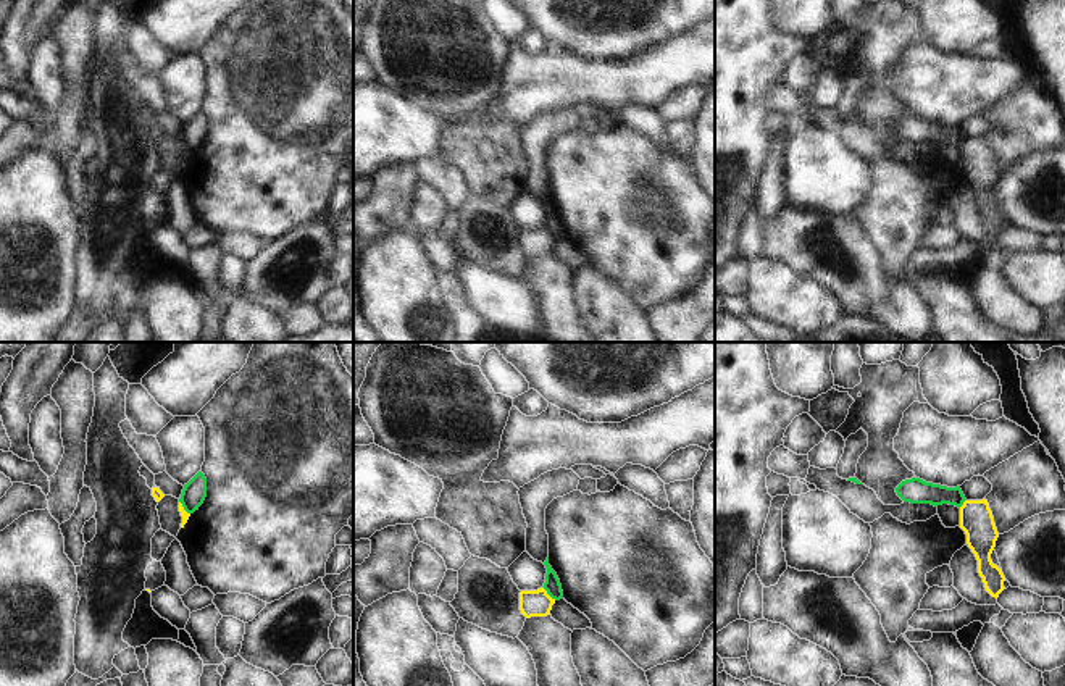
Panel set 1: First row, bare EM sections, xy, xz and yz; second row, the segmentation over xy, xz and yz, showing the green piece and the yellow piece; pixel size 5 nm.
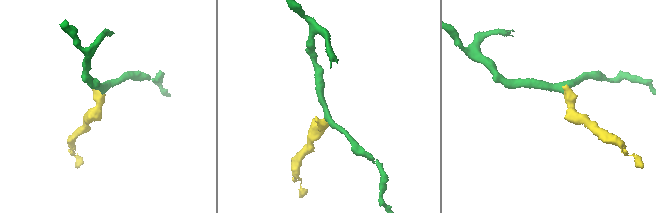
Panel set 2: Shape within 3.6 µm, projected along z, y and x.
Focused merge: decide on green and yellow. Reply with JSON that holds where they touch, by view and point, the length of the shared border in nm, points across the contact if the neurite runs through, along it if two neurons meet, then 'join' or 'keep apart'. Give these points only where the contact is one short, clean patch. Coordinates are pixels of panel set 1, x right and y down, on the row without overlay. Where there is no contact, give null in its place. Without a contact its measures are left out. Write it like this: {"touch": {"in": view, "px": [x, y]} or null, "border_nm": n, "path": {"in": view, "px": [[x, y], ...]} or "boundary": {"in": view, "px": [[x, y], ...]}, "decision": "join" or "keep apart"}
{"touch": {"in": "xz", "px": [549, 233]}, "border_nm": 90, "boundary": {"in": "xz", "px": [[542, 226], [555, 238]]}, "decision": "keep apart"}

